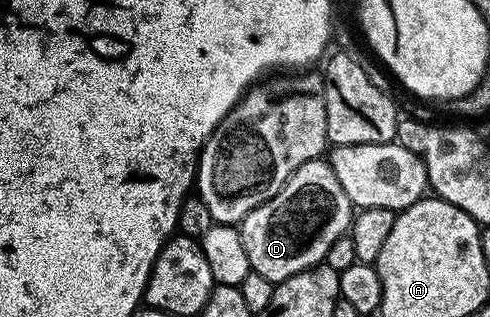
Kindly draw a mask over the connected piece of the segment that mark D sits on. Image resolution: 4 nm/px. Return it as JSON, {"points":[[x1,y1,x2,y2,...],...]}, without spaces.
{"points":[[317,159,302,163,302,167,290,175,282,191,278,191,274,199,254,207,238,228,252,272,279,283,312,265,321,264,332,244,349,232,353,216,352,200,342,191,338,175,334,175,327,160]]}

